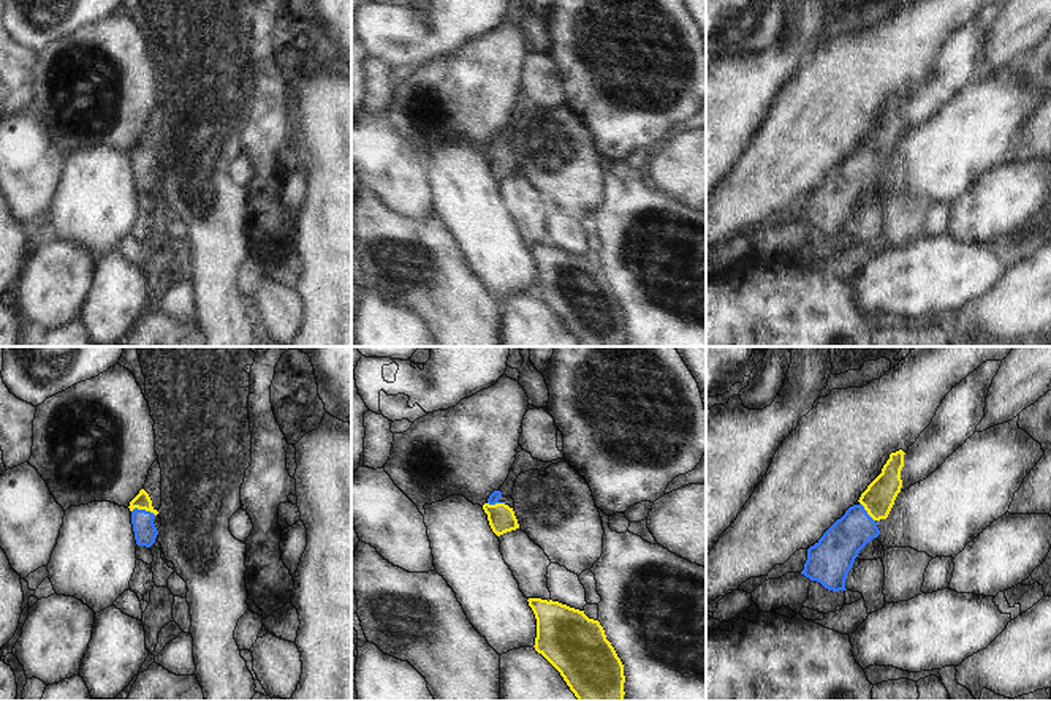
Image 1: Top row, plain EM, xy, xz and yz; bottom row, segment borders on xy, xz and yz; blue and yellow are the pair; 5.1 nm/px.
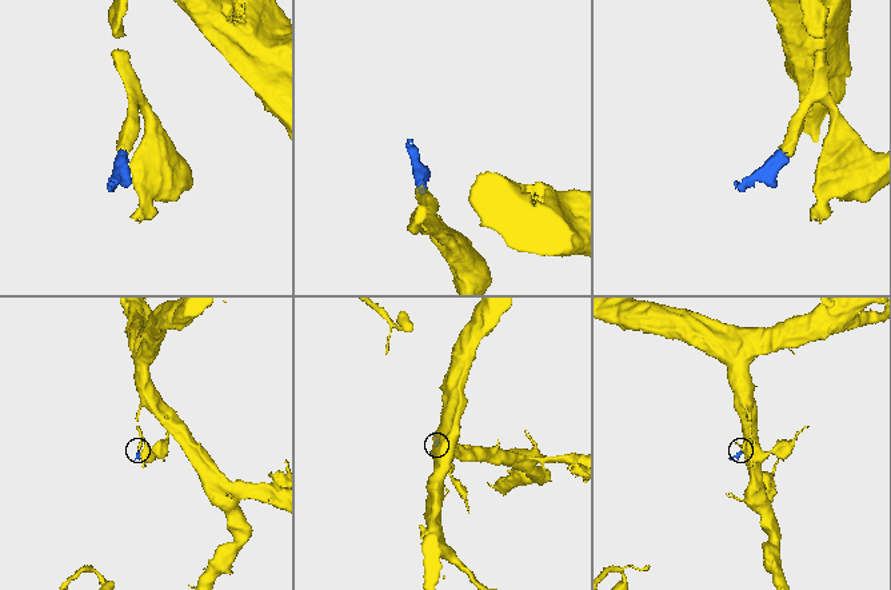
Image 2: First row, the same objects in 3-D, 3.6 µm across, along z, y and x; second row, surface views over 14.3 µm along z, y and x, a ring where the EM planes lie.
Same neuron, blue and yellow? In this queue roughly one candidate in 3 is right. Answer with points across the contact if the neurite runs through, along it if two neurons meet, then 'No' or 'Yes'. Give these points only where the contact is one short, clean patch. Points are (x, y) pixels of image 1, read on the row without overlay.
Path across: xy (144, 174), (144, 155), (141, 146). Yes

